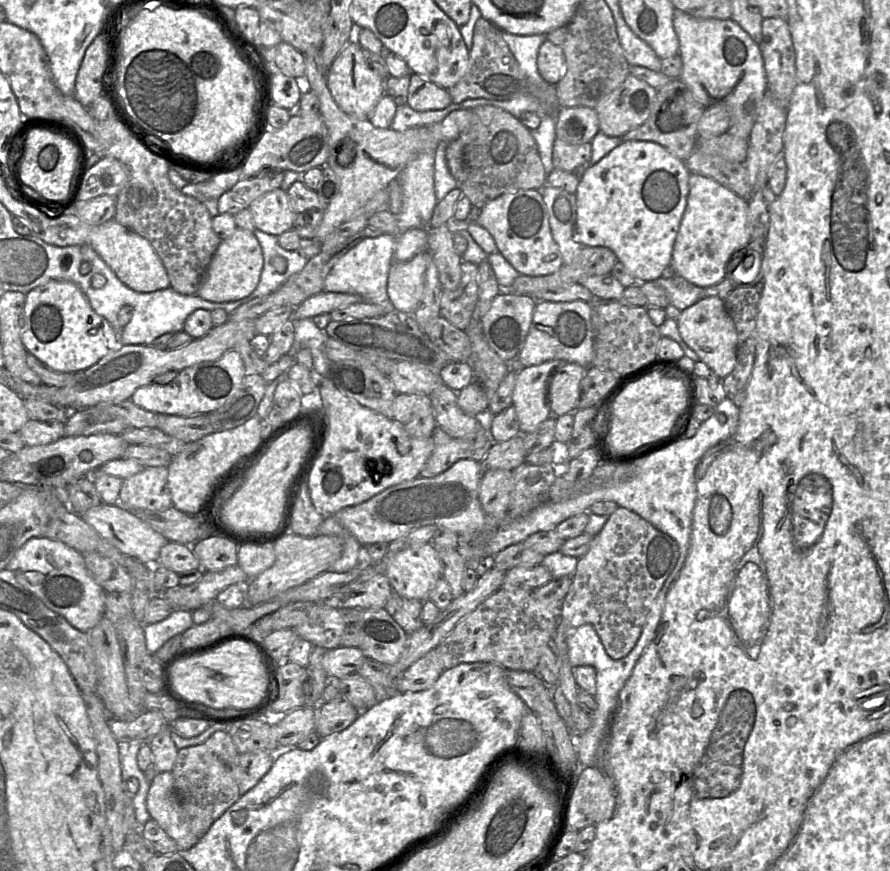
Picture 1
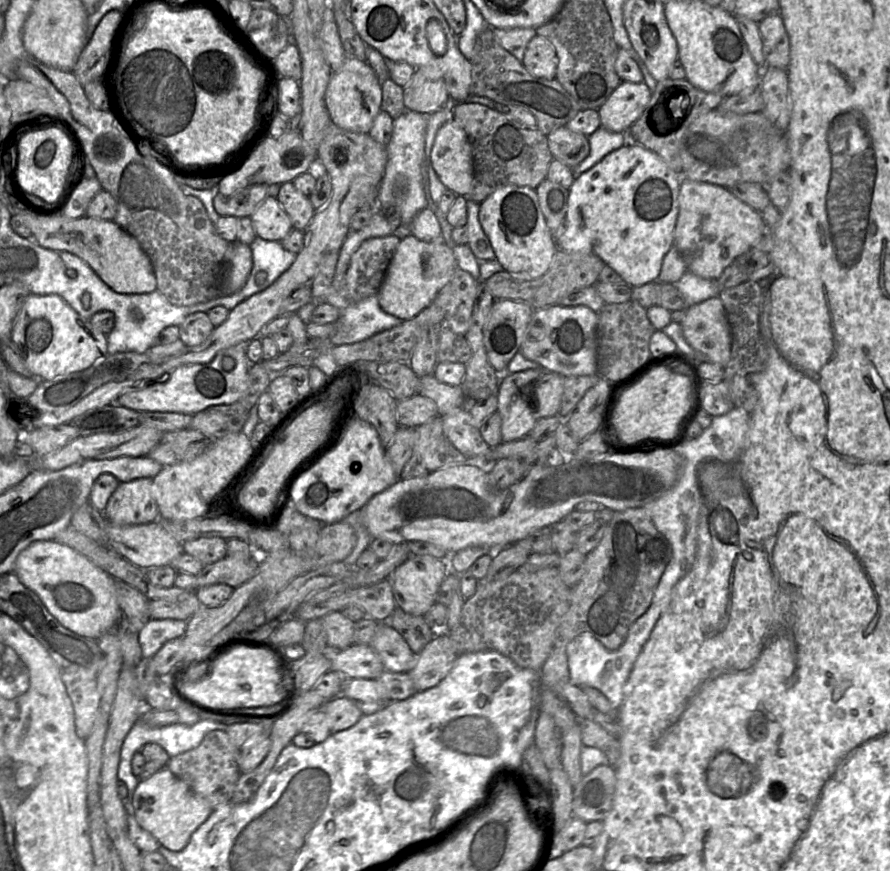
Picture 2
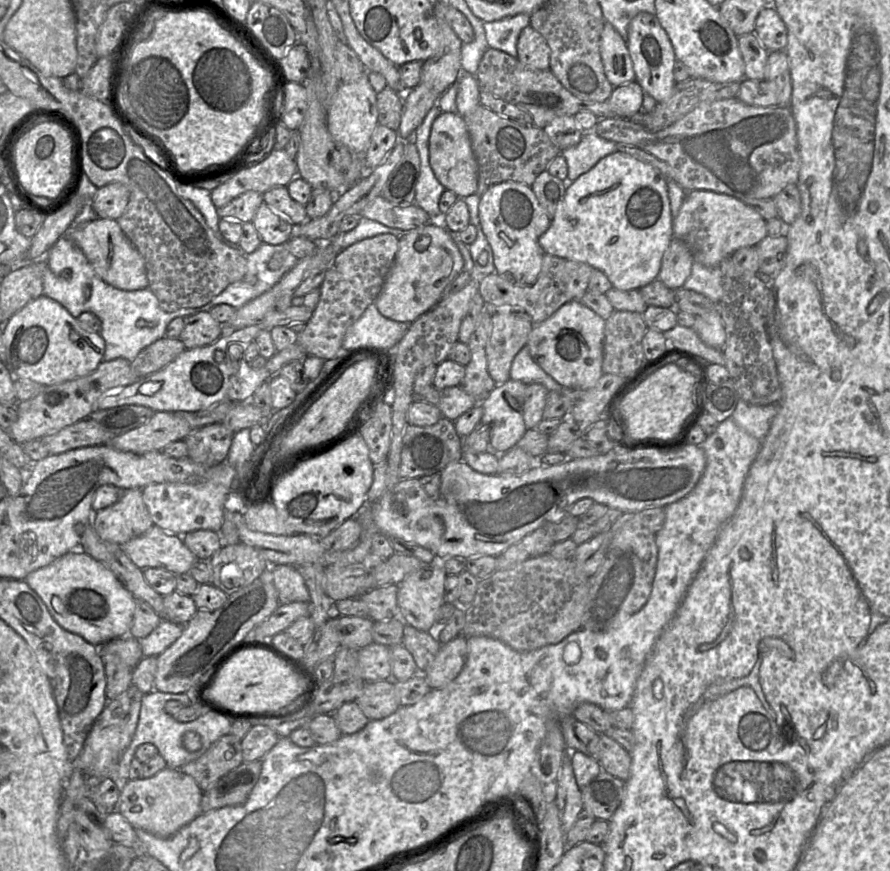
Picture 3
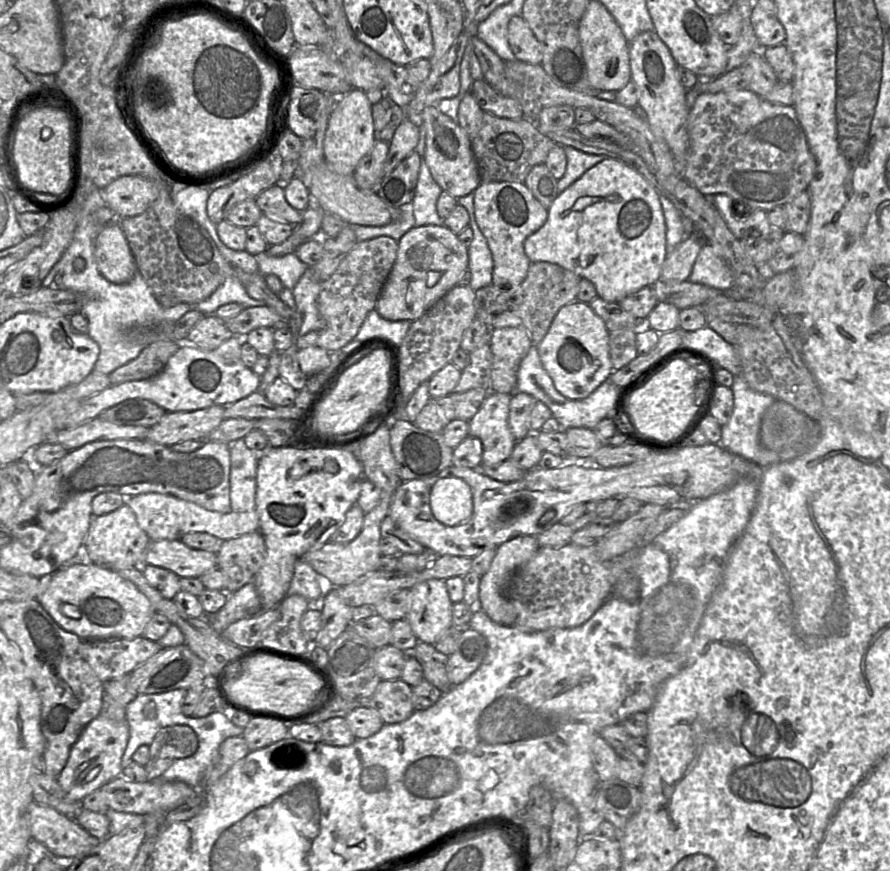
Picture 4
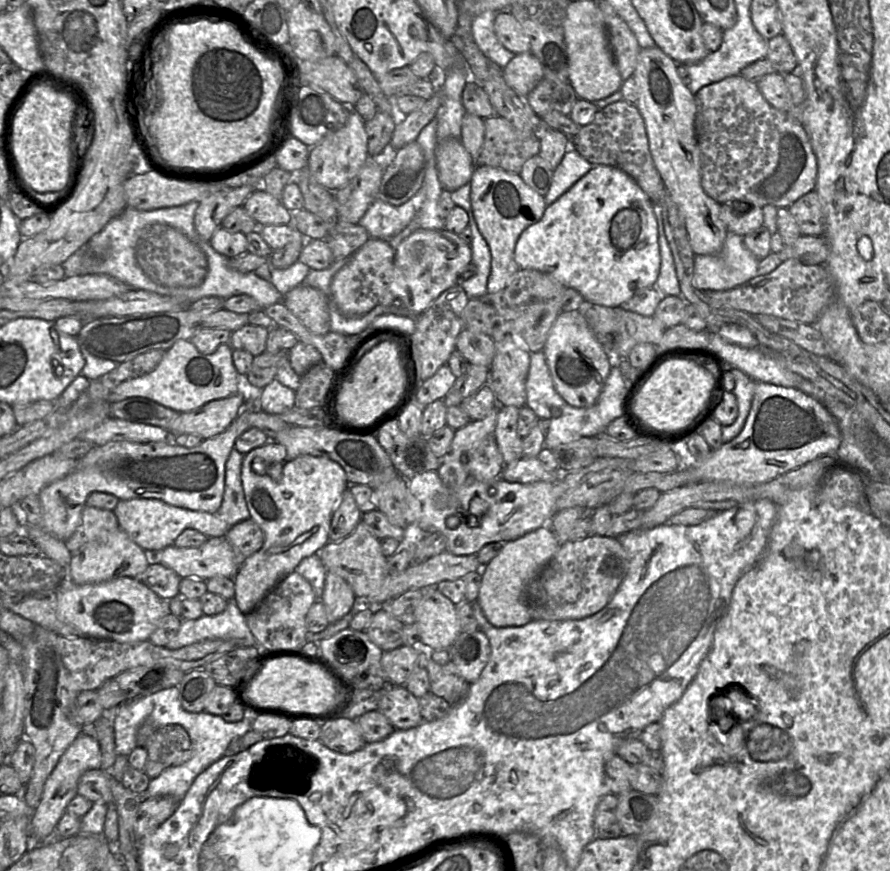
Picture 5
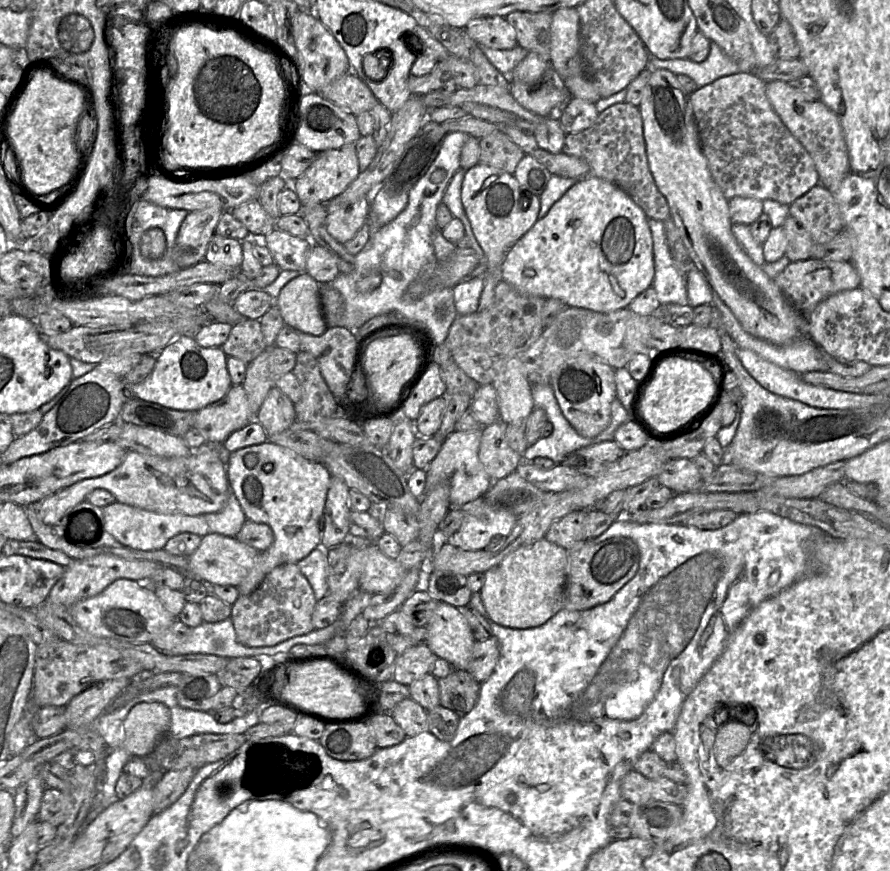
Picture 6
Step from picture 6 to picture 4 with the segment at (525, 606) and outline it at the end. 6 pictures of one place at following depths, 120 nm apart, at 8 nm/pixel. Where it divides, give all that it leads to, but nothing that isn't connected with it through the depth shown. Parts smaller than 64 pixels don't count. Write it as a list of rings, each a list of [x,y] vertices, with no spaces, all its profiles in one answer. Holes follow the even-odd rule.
[[[517,536],[496,549],[496,555],[489,570],[481,577],[479,588],[479,604],[481,609],[493,622],[502,626],[513,626],[517,619],[517,611],[505,595],[505,589],[515,572],[540,550],[536,536]]]

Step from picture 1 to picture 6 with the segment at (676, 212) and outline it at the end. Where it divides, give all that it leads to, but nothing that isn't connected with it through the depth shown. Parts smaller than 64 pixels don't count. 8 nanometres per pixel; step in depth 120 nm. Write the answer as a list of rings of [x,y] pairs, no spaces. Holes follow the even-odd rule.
[[[593,175],[578,180],[506,253],[502,280],[516,290],[600,313],[625,309],[654,279],[653,240],[643,210],[620,188]]]

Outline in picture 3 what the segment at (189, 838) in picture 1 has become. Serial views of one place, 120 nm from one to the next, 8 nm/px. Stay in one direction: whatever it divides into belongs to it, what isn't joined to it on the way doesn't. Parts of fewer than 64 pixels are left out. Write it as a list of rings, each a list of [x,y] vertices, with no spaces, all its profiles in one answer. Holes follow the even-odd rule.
[[[166,767],[150,778],[125,782],[120,792],[117,811],[135,829],[143,829],[159,837],[169,837],[202,813],[202,795],[203,791],[192,776],[180,769]]]

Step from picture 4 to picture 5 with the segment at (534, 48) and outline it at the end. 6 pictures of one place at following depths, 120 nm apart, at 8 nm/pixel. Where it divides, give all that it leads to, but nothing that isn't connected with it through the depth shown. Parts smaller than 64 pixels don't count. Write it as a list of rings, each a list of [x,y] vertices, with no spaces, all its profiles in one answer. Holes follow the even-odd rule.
[[[501,11],[494,22],[494,31],[500,43],[514,54],[530,52],[530,41],[520,23],[509,11]]]

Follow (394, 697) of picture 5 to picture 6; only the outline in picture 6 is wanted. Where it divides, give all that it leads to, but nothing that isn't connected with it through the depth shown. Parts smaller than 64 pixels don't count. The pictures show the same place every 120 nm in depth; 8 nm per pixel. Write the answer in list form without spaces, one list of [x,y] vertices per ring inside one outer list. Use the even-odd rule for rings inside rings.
[[[410,696],[397,703],[390,714],[407,737],[429,731],[427,710]]]

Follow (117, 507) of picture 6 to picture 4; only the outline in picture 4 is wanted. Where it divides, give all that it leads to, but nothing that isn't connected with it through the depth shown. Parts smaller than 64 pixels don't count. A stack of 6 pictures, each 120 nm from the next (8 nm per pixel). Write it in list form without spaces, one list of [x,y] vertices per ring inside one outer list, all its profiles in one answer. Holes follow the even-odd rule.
[[[156,492],[127,498],[126,504],[132,509],[139,527],[151,541],[180,540],[182,536],[191,532],[206,532],[219,540],[228,540],[259,530],[259,518],[255,509],[245,512],[220,513],[170,494]]]

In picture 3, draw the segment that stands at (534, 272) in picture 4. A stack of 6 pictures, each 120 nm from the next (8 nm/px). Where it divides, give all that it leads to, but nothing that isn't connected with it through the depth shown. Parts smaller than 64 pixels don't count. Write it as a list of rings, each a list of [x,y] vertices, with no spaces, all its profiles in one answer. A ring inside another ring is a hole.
[[[544,254],[541,270],[536,282],[532,286],[517,286],[497,273],[491,273],[479,282],[478,293],[473,297],[470,309],[461,322],[458,341],[468,344],[484,303],[488,306],[491,316],[494,312],[524,312],[530,317],[534,325],[542,323],[562,305],[572,300],[578,300],[583,296],[587,291],[593,270],[591,266],[585,263]]]

